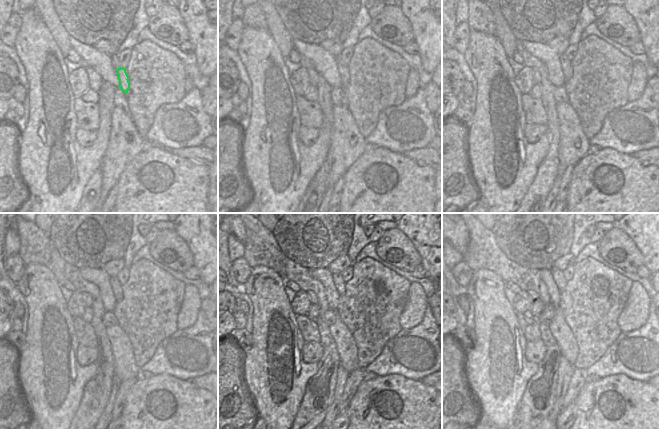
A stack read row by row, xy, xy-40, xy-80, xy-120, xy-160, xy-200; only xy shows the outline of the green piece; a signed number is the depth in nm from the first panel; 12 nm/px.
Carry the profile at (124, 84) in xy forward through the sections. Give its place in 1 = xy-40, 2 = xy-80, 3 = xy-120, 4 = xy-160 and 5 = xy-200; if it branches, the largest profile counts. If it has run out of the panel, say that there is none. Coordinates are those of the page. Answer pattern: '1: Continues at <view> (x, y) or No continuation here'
1: Continues at xy-40 (343, 70)
2: Continues at xy-80 (567, 70)
3: Continues at xy-120 (118, 293)
4: Continues at xy-160 (337, 279)
5: Continues at xy-200 (558, 276)

